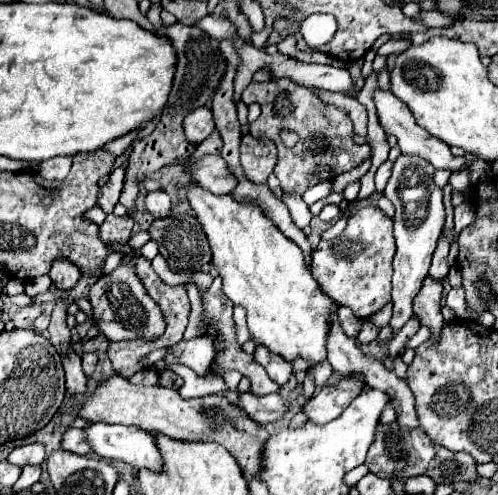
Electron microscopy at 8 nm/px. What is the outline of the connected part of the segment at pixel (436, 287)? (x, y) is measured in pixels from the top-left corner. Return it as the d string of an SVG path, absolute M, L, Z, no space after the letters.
M427 277L423 281L421 291L417 293L417 297L413 301L413 311L421 319L421 325L429 327L429 331L431 331L431 337L429 337L431 343L439 341L441 329L445 325L445 319L441 315L441 305L439 305L441 291L443 291L441 283L435 281L435 279L431 279L431 277Z

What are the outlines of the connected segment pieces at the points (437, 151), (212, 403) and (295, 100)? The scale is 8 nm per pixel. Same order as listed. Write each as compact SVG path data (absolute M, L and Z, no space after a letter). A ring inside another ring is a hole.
M377 89L377 91L373 93L373 101L375 101L375 107L377 107L377 117L379 117L381 127L385 129L387 135L395 135L395 137L397 137L397 145L401 147L401 153L423 157L423 159L427 159L429 163L433 163L435 169L451 169L451 171L457 171L457 169L463 167L465 159L451 155L449 145L445 145L443 141L437 141L437 137L425 133L425 129L421 129L421 127L415 123L415 119L411 117L409 107L405 107L403 101L397 101L397 97L393 97L391 91Z
M111 375L103 383L99 383L97 389L91 393L91 397L77 411L77 417L83 417L91 423L103 421L103 423L135 425L143 431L163 433L179 441L215 441L235 457L245 479L251 479L261 471L261 449L265 439L269 437L267 429L263 425L257 425L237 405L233 393L183 399L175 389L167 389L161 385L155 387L131 385L121 375ZM209 417L219 417L219 421L209 425Z
M271 79L267 83L251 81L251 85L243 91L241 99L243 103L259 103L263 109L259 119L249 125L249 133L253 137L267 137L277 145L279 161L275 165L275 175L281 181L285 193L303 195L305 189L313 185L313 179L309 177L319 163L333 167L335 173L345 173L361 165L371 155L369 145L353 143L351 119L347 113L343 113L343 109L337 109L335 105L325 105L325 101L321 101L315 93L289 79ZM283 127L299 133L299 143L293 149L287 149L281 143L279 131Z

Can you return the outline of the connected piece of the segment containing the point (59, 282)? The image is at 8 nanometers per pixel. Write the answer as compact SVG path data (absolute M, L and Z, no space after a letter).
M59 257L57 261L53 261L51 271L49 271L49 277L57 285L57 289L69 291L69 289L73 289L77 285L77 281L81 277L81 271L67 257Z

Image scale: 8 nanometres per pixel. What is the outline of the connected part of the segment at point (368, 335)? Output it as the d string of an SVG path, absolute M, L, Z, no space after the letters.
M369 318L363 320L363 327L357 336L357 340L361 344L369 344L378 336L380 329L375 327Z

